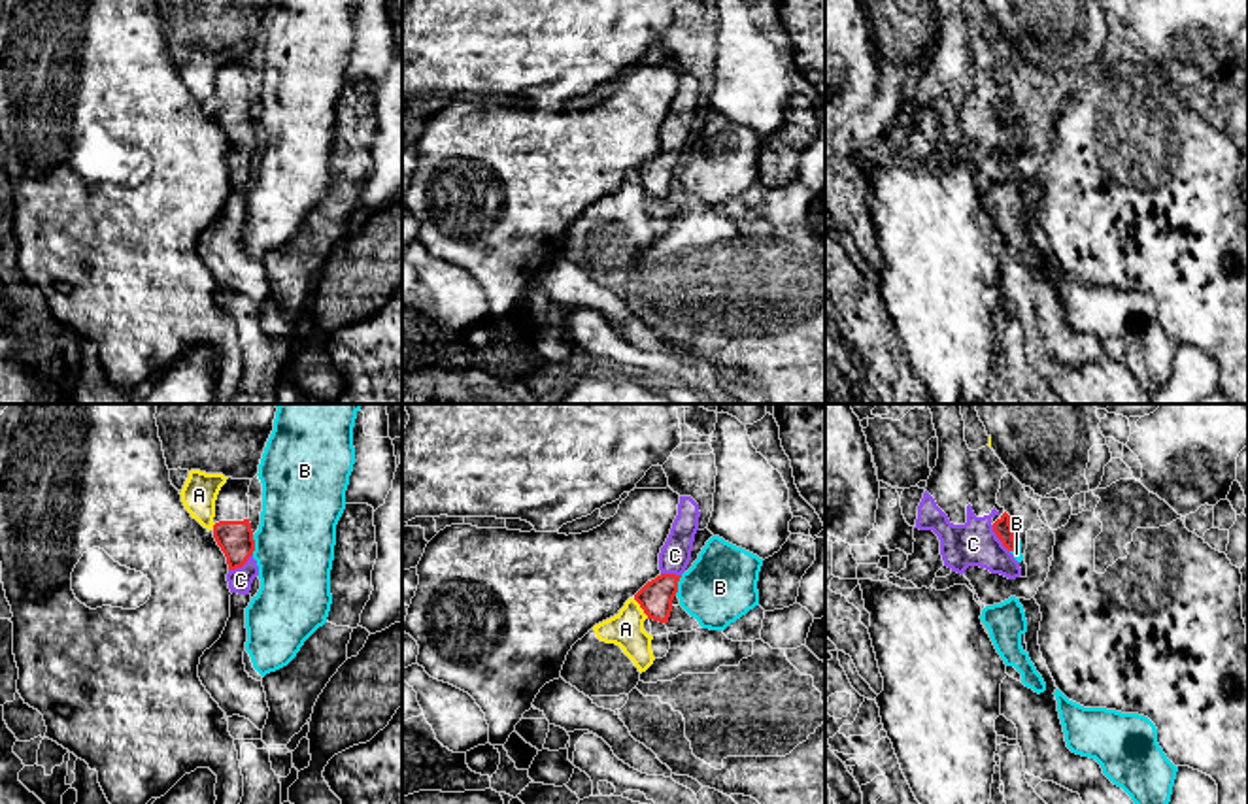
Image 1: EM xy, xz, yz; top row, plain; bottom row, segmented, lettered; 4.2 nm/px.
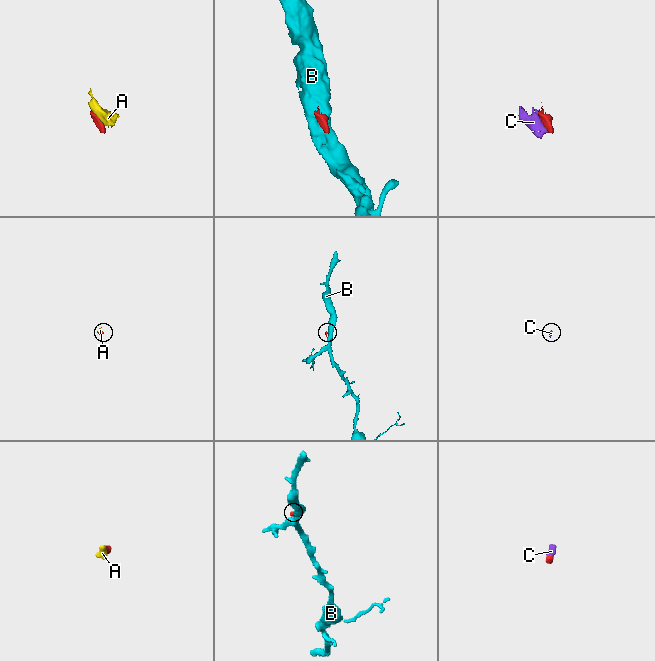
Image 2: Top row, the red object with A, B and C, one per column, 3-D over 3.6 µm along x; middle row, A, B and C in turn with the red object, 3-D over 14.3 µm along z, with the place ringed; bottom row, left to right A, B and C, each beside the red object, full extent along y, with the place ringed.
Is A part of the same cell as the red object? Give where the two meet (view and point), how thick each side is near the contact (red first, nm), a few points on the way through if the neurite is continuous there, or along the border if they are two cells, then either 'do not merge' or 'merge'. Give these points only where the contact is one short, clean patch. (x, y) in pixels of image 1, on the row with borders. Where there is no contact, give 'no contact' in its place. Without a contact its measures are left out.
xz (640, 606) | 150/150 nm | along xz (633, 599), (648, 618) | do not merge

